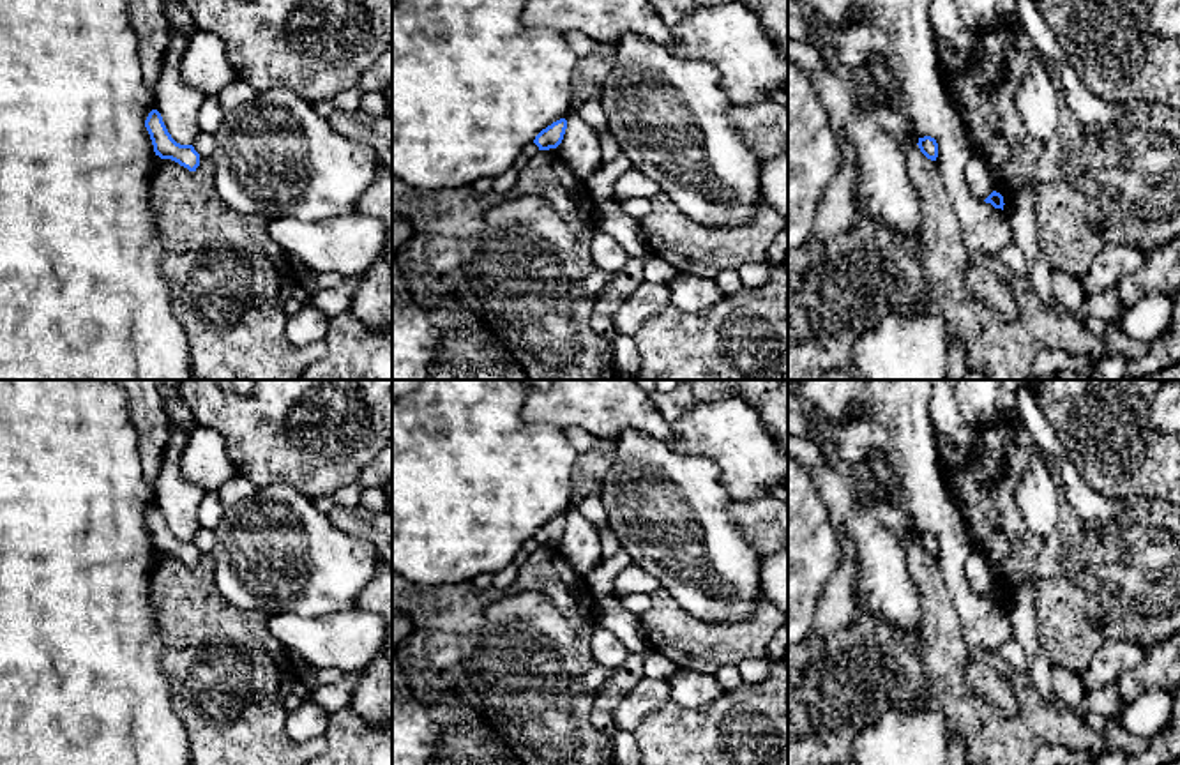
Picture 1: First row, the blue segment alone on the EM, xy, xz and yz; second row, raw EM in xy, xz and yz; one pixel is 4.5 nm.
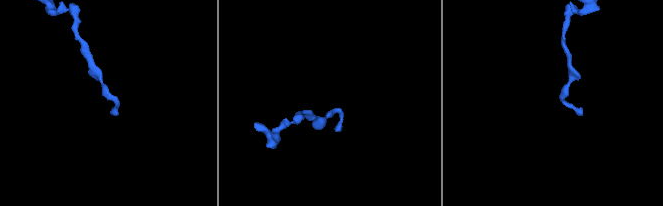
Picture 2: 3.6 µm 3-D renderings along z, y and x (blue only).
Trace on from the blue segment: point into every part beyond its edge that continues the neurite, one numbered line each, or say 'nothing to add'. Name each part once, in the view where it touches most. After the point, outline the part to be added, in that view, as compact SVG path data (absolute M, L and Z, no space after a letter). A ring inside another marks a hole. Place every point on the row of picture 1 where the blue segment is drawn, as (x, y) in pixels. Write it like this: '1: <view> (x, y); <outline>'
nothing to add

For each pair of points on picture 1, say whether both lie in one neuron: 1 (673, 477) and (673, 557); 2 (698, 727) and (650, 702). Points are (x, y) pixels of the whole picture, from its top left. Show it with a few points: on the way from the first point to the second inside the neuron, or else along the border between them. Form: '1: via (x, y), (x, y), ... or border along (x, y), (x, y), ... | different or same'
1: via (673, 497), (673, 537) | same
2: border along (670, 698), (650, 711), (633, 732) | different

